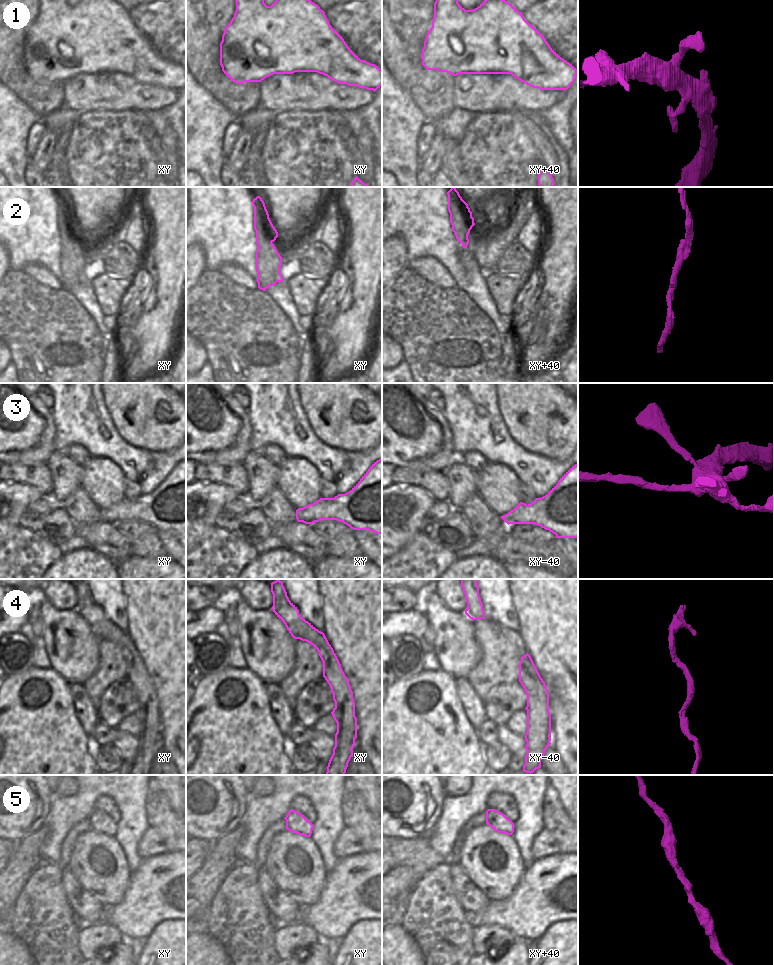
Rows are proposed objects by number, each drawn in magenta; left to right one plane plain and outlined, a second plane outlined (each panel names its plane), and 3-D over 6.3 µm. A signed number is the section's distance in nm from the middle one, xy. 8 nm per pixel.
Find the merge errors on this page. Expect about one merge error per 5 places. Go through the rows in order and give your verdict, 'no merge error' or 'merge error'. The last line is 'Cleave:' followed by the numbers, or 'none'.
1: no merge error
2: no merge error
3: merge error
4: no merge error
5: no merge error
Cleave: 3

